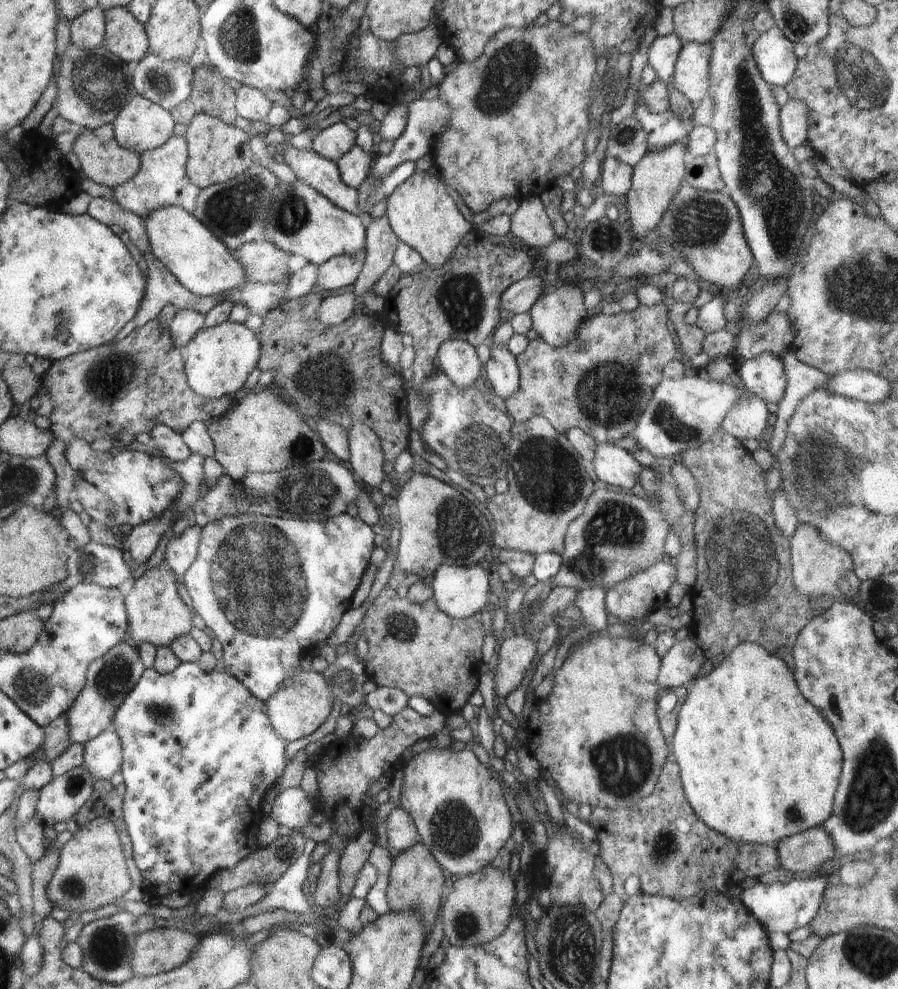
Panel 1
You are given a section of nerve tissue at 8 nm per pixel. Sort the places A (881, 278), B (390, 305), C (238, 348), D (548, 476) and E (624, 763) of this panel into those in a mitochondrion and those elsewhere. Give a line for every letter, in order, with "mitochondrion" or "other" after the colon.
A: mitochondrion
B: other
C: other
D: mitochondrion
E: mitochondrion

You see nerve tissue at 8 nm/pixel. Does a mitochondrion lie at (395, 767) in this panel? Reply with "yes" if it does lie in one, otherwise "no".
no

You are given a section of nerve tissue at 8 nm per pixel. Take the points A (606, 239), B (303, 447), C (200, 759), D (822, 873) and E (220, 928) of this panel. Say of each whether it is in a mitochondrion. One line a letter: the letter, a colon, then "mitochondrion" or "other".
A: mitochondrion
B: mitochondrion
C: other
D: other
E: other

